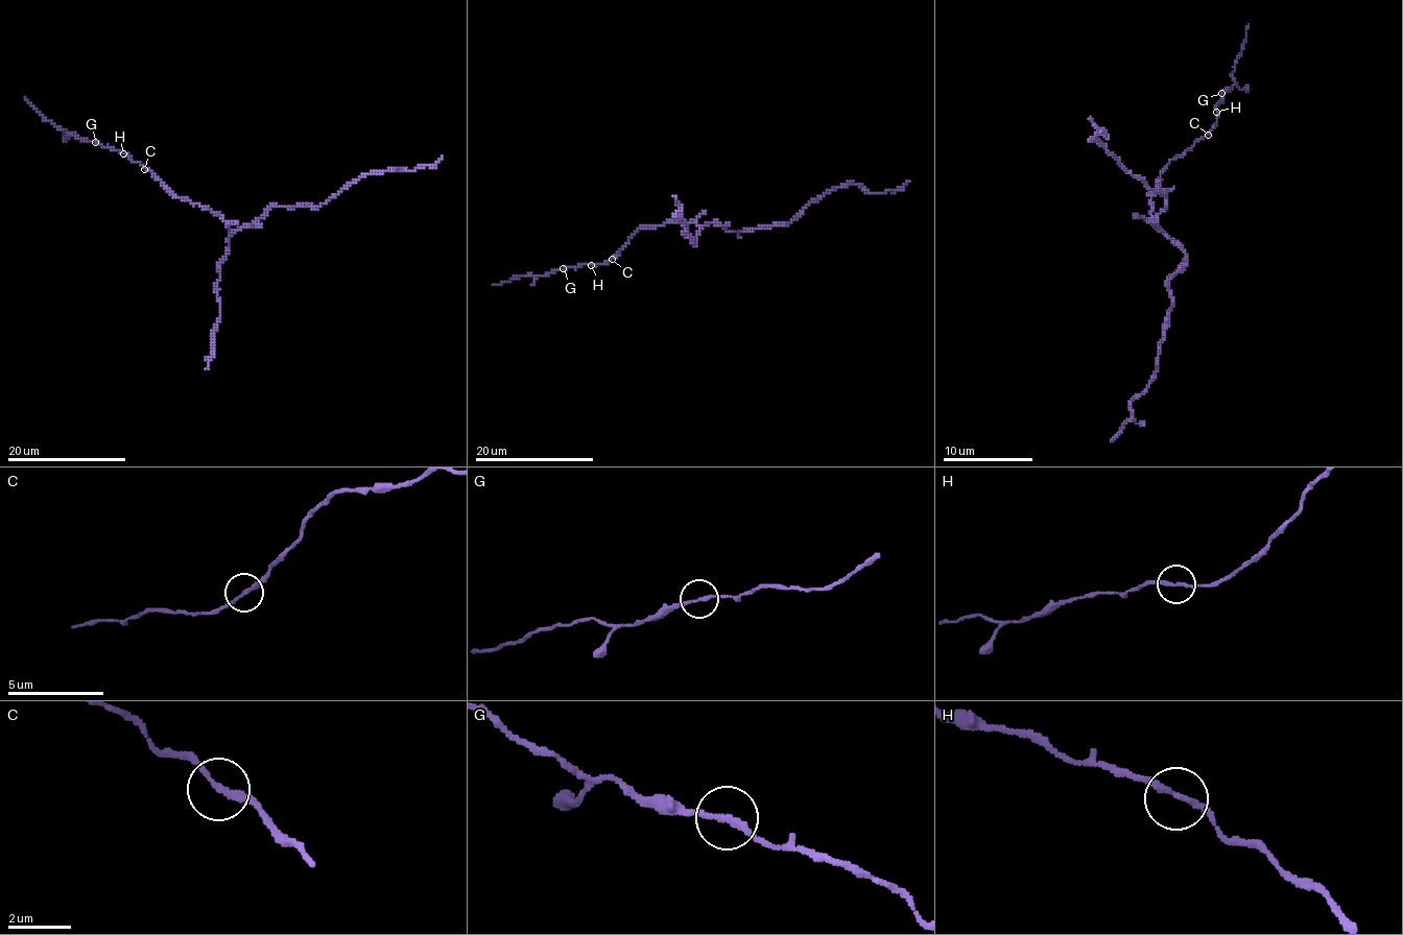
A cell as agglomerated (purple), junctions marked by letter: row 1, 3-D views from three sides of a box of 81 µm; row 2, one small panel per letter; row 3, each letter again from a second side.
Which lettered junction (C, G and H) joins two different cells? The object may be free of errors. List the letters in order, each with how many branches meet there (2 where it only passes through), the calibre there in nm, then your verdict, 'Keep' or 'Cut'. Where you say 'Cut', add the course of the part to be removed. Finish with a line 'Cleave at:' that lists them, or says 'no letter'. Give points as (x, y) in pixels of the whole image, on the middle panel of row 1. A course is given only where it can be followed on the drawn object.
C: Branches: 2. Thickness 180 nm. Keep
G: Branches: 2. Thickness 180 nm. Keep
H: Branches: 2. Thickness 190 nm. Keep
Cleave at: no letter

